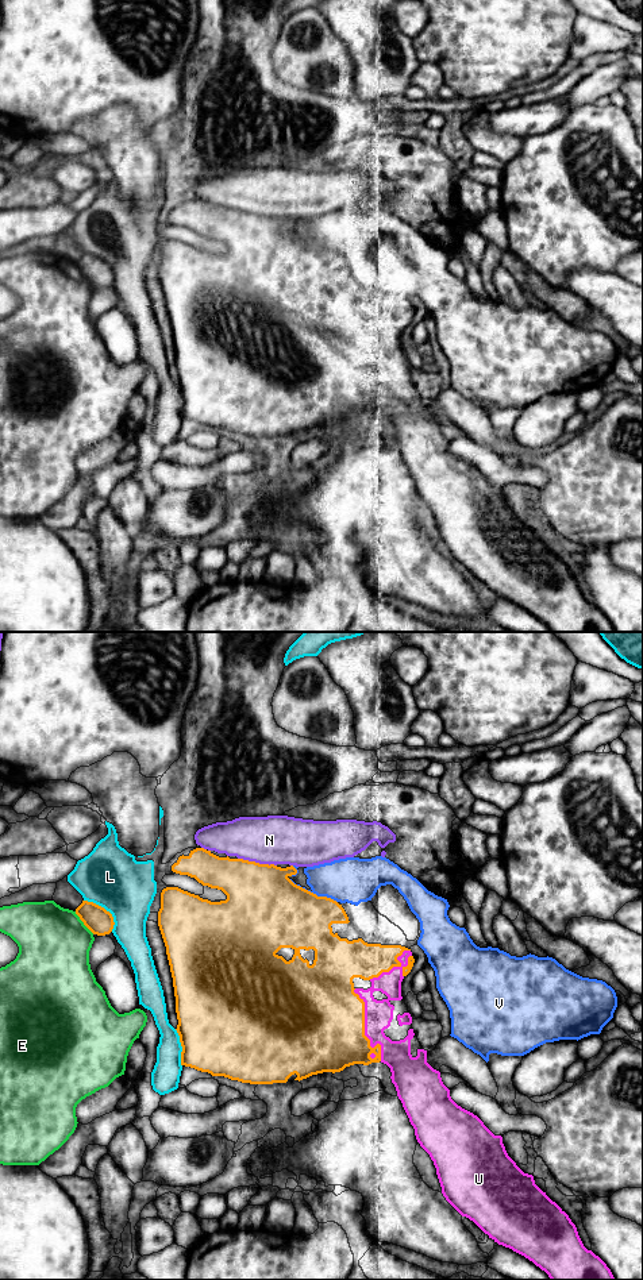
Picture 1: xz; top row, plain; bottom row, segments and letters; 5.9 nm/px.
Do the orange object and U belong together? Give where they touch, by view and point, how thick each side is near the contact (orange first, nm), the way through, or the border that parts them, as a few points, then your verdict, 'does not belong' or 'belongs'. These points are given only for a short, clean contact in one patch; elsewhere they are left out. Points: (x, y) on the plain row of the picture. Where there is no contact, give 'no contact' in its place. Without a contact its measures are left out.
xz (364, 381) | 500/170 nm | belongs

